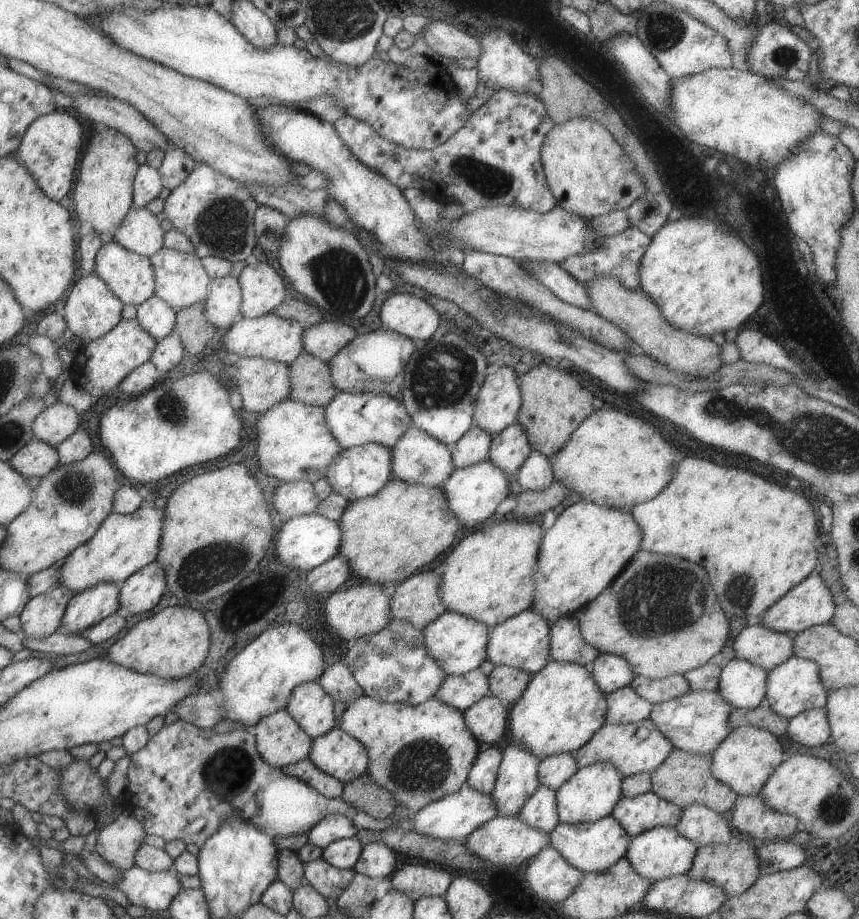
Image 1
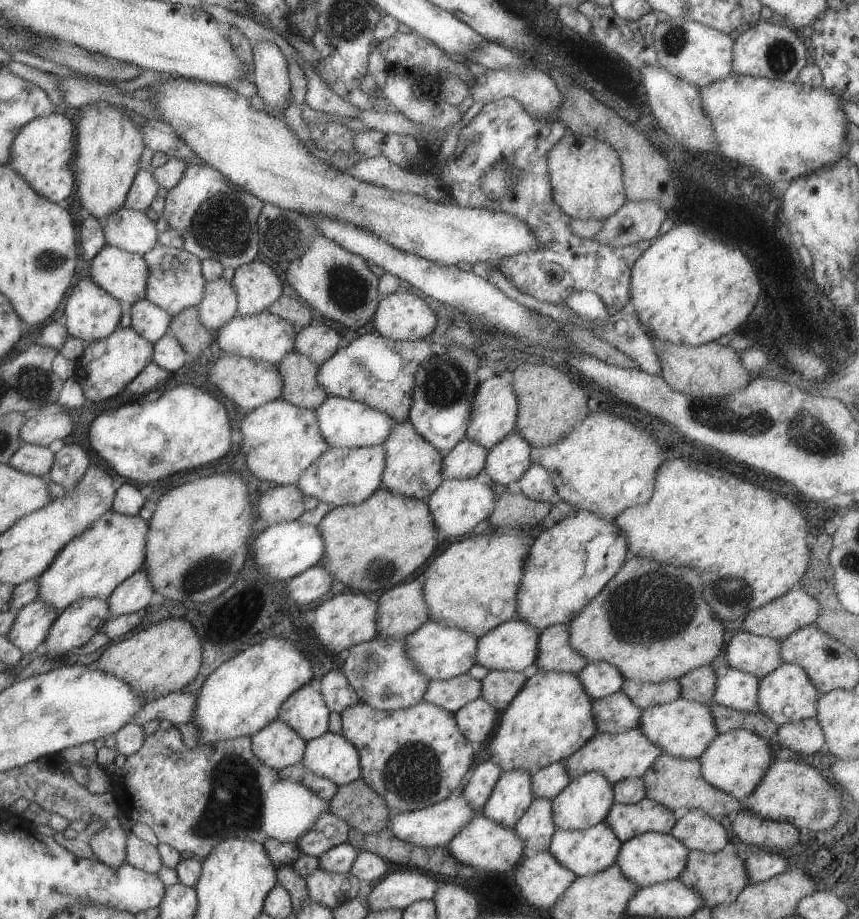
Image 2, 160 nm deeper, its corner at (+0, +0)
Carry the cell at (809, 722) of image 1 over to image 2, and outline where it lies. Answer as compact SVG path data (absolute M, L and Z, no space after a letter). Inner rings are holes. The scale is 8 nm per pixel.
M815 717L779 725L774 740L794 753L811 755L821 748L824 736Z

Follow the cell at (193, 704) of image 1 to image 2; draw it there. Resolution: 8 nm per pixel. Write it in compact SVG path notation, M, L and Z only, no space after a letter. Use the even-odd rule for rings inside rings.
M169 693L164 697L147 701L131 718L134 725L142 726L149 720L167 720L171 725L190 722L196 696L191 693Z

